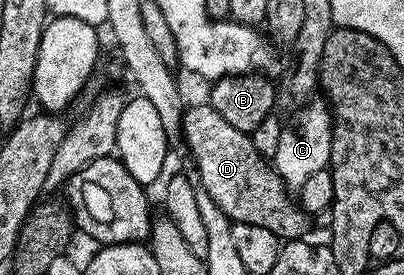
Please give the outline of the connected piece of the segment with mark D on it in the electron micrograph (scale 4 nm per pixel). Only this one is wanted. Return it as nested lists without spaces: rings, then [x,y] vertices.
[[[210,105],[204,107],[189,106],[184,112],[183,141],[188,151],[192,150],[192,159],[196,162],[196,171],[200,174],[198,183],[213,198],[215,205],[232,223],[246,225],[262,225],[262,229],[270,229],[284,241],[296,241],[308,227],[309,216],[298,206],[297,200],[290,196],[280,175],[267,158],[261,156],[252,144],[252,136],[247,131],[234,129],[230,121],[225,121]]]

